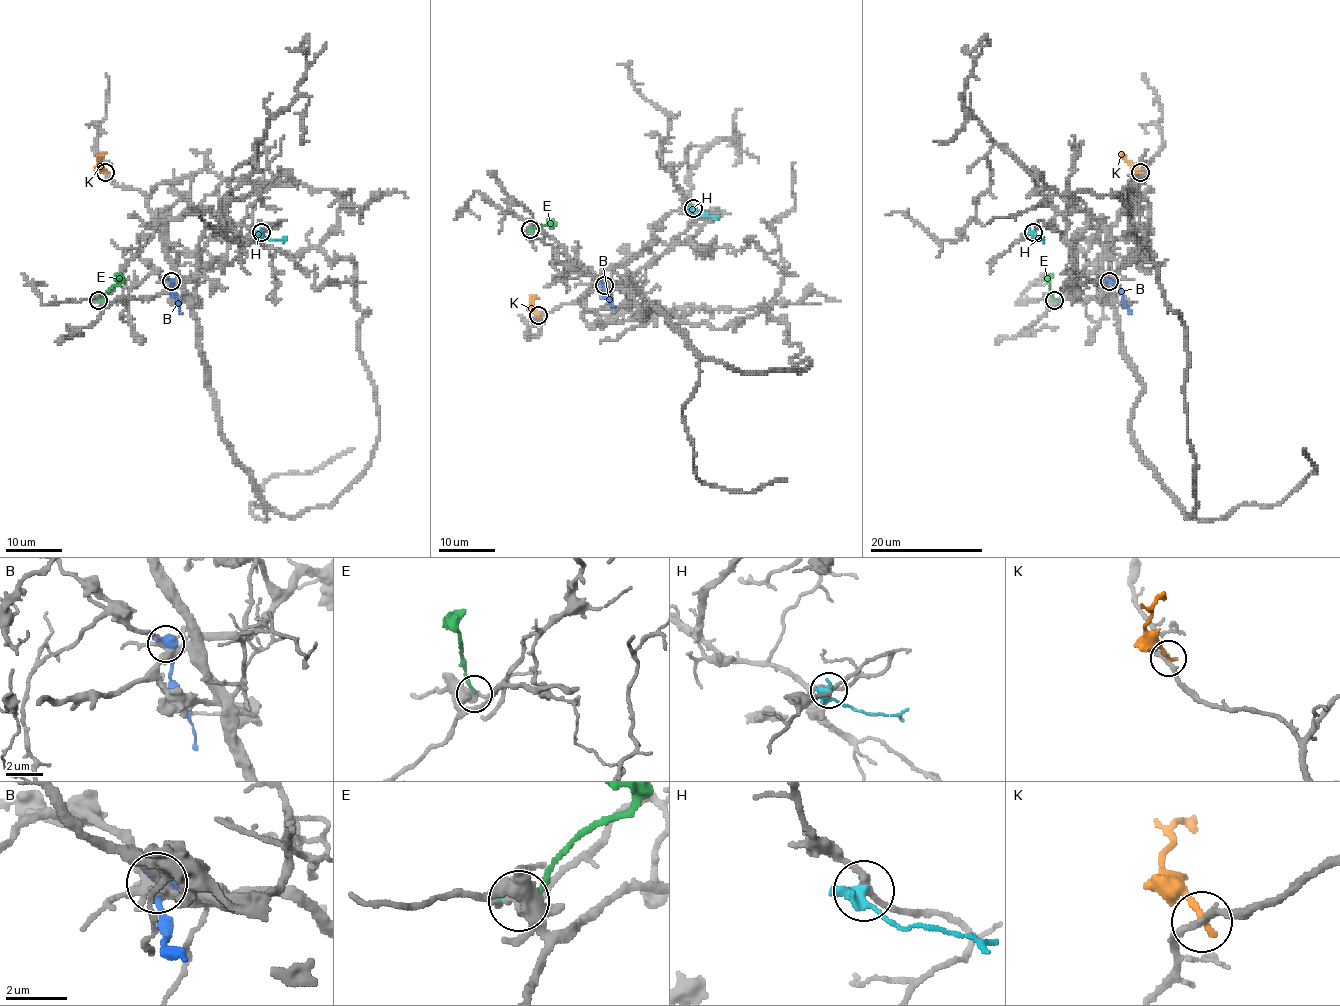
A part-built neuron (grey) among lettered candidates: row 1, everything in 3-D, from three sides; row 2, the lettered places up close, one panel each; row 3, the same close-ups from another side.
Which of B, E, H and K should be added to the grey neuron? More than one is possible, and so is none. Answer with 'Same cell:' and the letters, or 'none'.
Same cell: B

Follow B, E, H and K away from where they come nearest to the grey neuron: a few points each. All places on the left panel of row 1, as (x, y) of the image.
B: (171, 281), (181, 314)
E: (98, 300), (119, 281), (114, 274)
H: (260, 232), (269, 239), (286, 238)
K: (105, 171), (98, 162), (105, 152)

